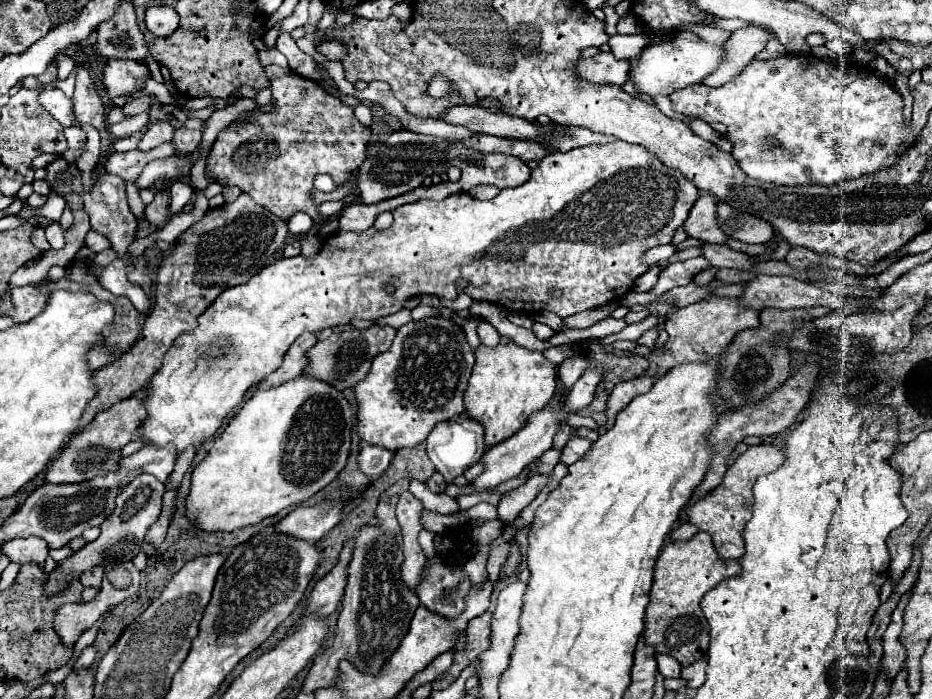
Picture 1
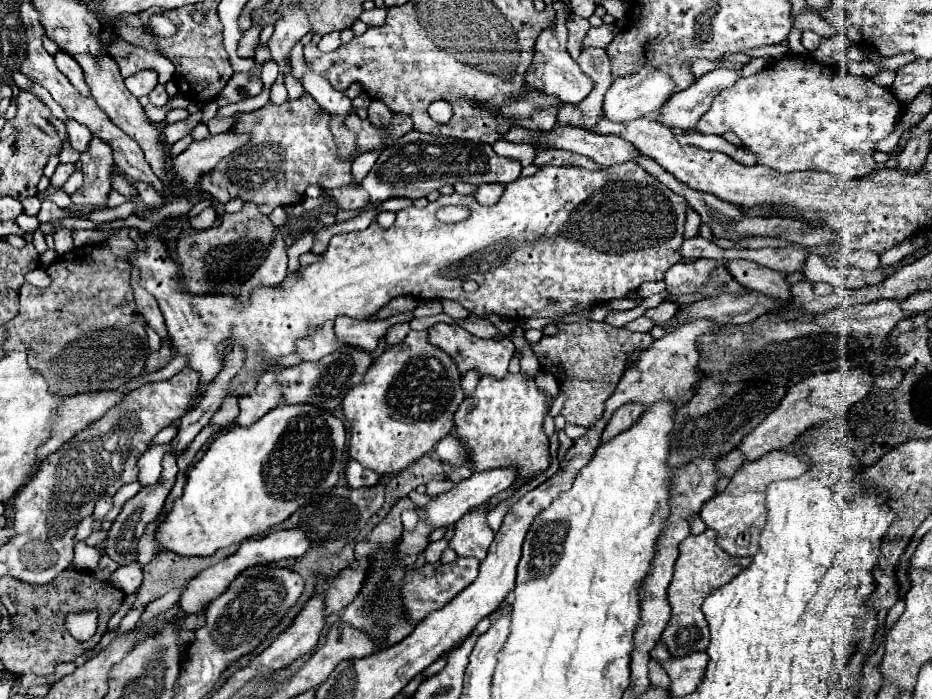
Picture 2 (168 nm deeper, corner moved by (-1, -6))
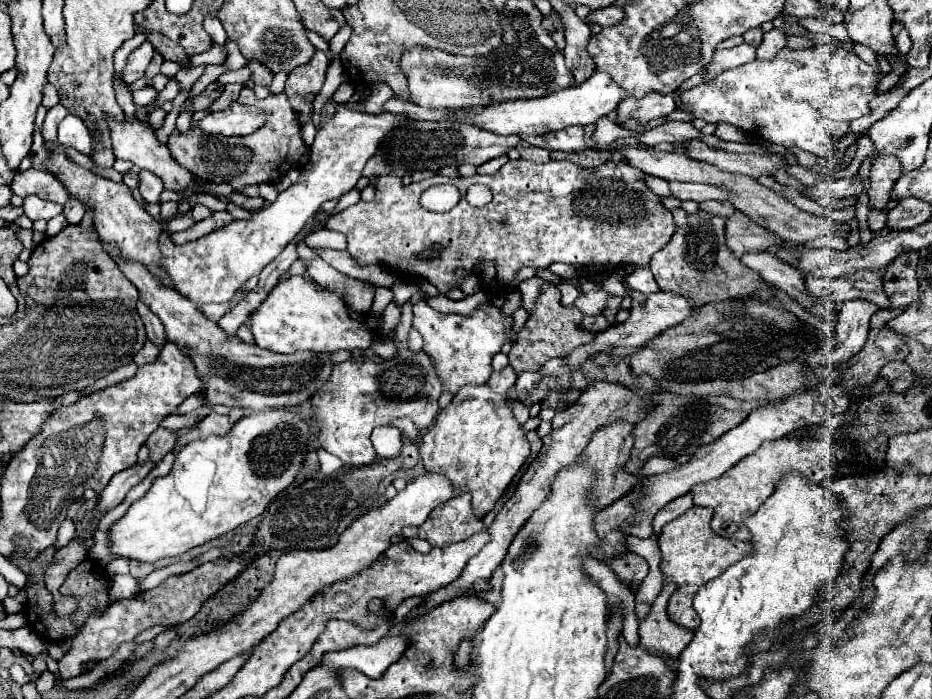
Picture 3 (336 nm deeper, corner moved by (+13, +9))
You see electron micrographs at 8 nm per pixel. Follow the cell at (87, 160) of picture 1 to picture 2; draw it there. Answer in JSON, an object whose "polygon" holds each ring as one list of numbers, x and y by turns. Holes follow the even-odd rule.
{"polygon":[[76,170,76,172,66,180,66,184,64,184,62,188,64,188,64,192,68,192,68,196,72,196,80,186,82,186,82,172]]}

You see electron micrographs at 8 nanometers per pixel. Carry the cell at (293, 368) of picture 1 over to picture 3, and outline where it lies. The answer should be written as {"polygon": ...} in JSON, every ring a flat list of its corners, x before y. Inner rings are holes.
{"polygon":[[232,407,230,409,230,415,216,415,216,413,212,413,212,415,208,415,206,419,202,419,200,423,198,423,198,431,200,431,200,439,204,437,208,437,208,435,226,435,230,429,232,429,232,425,236,423,236,421,240,421,242,417,246,417,246,415,250,415,250,411,248,409,238,409,238,407]]}

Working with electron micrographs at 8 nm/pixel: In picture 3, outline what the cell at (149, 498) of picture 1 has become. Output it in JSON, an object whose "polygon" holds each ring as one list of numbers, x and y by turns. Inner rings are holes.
{"polygon":[[158,427,150,437,148,437,148,447,150,447,150,457,154,463,158,463,166,453,174,451,176,447,176,431,170,431,166,427]]}

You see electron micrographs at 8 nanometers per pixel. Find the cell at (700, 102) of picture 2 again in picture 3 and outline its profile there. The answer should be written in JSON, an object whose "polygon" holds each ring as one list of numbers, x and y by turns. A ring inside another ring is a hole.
{"polygon":[[646,95,642,101,634,101,632,97,626,97,618,109,616,109,616,125,624,123,626,119,636,119,638,123,650,123,654,119,666,117,676,109,674,95]]}

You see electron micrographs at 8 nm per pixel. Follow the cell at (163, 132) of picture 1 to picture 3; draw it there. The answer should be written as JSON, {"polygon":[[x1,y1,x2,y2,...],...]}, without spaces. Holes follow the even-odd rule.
{"polygon":[[212,83,212,85,208,85,194,101,192,101,192,105,194,105,194,109,196,111,200,111,200,109,208,109,218,97,220,97,220,93,224,91,224,85,222,83]]}

